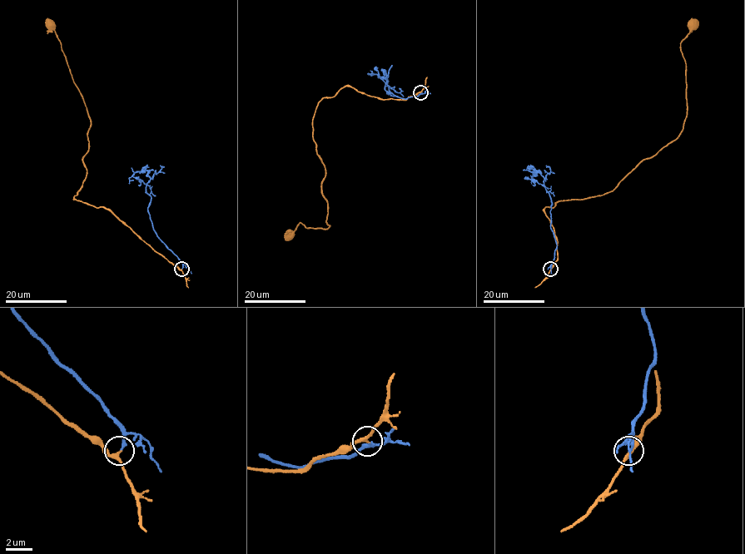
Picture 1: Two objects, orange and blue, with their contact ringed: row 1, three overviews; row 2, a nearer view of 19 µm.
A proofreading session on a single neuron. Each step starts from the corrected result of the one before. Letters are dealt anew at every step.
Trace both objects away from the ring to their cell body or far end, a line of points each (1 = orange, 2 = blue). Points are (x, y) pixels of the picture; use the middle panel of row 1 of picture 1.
1: (420, 92), (379, 99), (345, 86), (318, 103), (313, 139), (325, 168), (329, 226), (300, 222), (289, 234)
2: (421, 93), (405, 98), (388, 94), (389, 92), (385, 86), (389, 86), (385, 79), (368, 73)

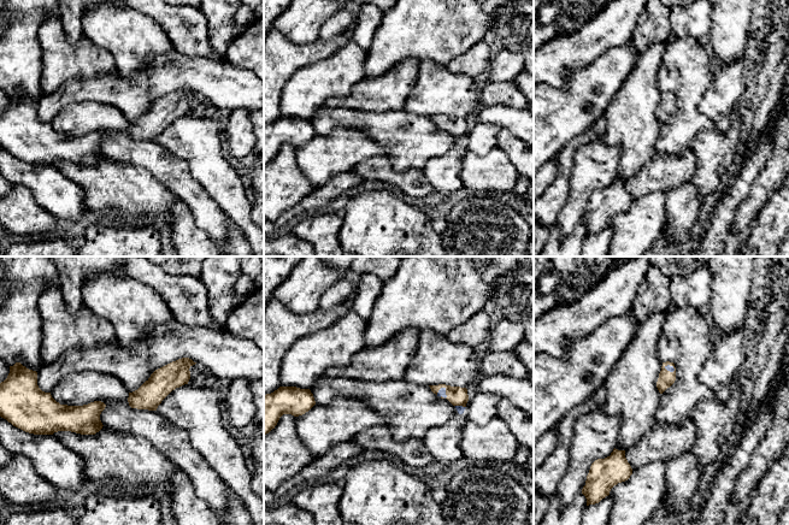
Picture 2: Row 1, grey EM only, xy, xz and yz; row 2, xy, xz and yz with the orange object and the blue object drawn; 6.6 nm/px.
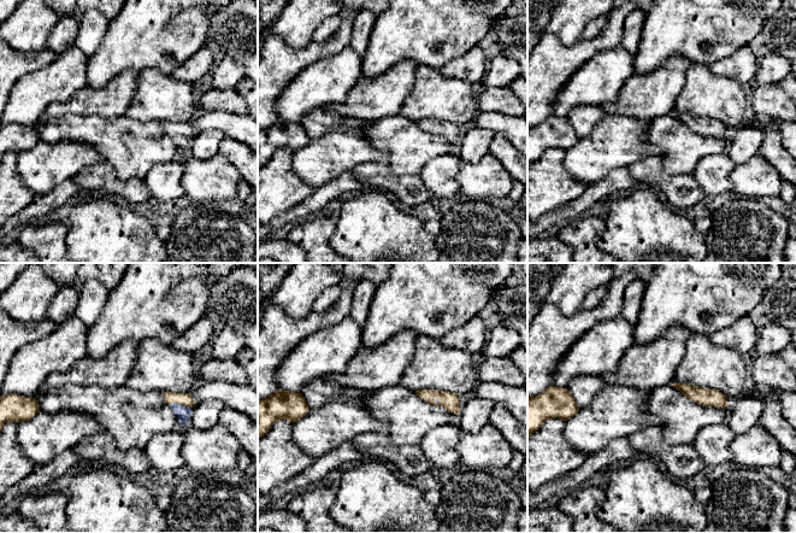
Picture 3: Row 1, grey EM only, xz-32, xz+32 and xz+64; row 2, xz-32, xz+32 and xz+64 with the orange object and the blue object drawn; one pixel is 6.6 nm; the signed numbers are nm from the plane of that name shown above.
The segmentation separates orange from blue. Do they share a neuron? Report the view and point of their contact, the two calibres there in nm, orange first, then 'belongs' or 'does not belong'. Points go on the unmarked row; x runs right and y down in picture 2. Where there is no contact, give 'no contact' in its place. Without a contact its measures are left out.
meets orange in xz at (440, 118); 130 nm thick on the orange side, 50 nm on the other; belongs

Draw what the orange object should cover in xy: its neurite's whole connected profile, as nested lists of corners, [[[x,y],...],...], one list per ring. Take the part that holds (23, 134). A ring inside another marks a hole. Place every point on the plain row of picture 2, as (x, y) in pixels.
[[[20,93],[10,96],[7,108],[0,113],[0,147],[34,165],[58,161],[95,165],[104,157],[100,144],[105,137],[101,131],[83,136],[60,135],[51,123],[39,118],[37,102]]]

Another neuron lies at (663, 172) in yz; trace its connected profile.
[[[691,147],[687,148],[679,157],[655,152],[638,173],[625,182],[625,188],[632,201],[654,191],[667,194],[691,181],[695,169],[696,158]]]

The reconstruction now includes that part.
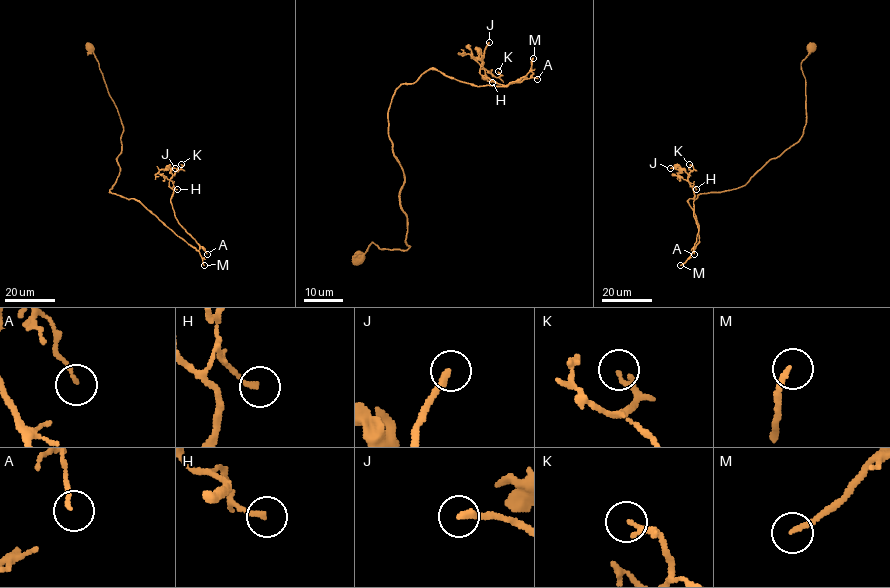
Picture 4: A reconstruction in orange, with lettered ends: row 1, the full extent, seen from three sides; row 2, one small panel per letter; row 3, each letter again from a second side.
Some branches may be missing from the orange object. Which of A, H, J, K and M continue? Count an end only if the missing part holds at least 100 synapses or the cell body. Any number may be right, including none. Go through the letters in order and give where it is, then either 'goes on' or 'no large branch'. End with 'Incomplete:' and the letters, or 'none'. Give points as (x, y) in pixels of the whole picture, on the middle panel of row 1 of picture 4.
A: (537, 79) | no large branch
H: (492, 82) | no large branch
J: (489, 42) | no large branch
K: (498, 71) | no large branch
M: (533, 58) | goes on
Incomplete: M

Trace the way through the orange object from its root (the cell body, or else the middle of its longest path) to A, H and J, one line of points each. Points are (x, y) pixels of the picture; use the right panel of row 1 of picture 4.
A: (811, 48), (801, 63), (806, 109), (802, 137), (744, 185), (688, 200), (699, 227), (694, 254)
H: (811, 48), (801, 63), (802, 137), (744, 185), (688, 200), (699, 227), (693, 250), (696, 189)
J: (811, 48), (802, 137), (744, 185), (688, 200), (693, 250), (693, 189), (670, 168)

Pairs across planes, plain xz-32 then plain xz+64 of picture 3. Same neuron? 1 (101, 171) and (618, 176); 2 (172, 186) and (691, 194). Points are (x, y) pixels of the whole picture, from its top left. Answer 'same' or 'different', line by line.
1: different
2: different

